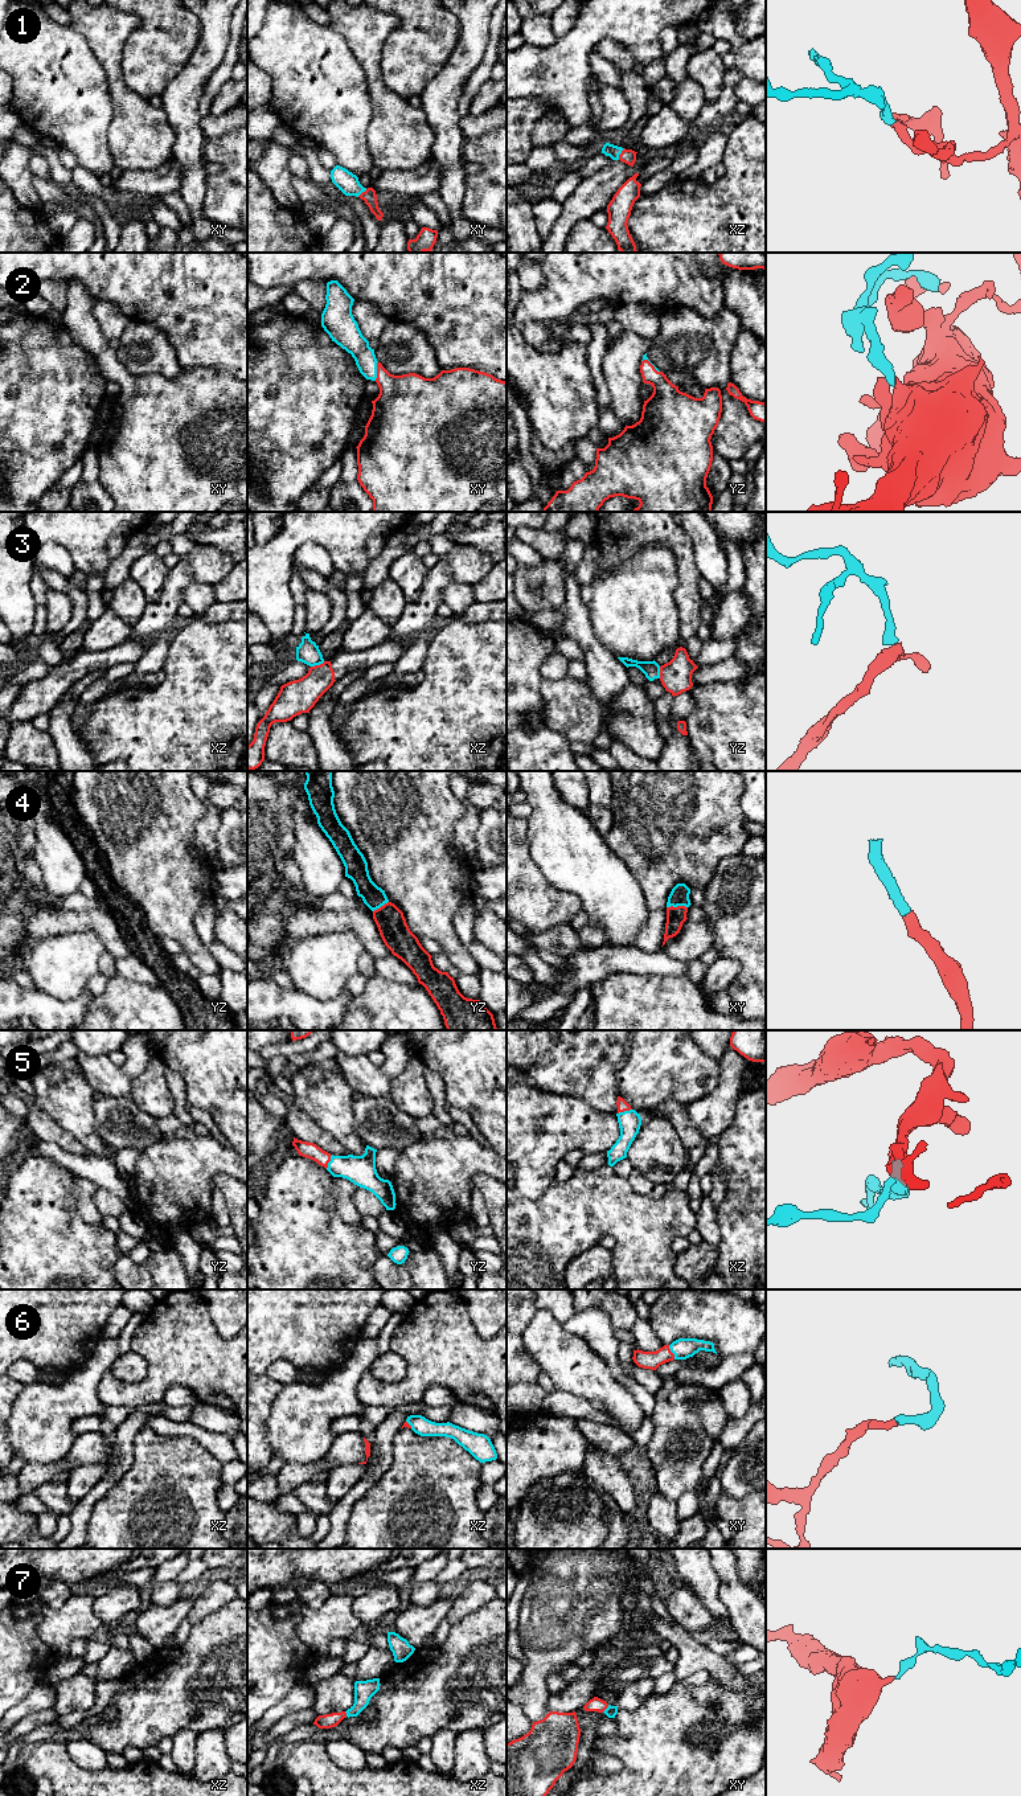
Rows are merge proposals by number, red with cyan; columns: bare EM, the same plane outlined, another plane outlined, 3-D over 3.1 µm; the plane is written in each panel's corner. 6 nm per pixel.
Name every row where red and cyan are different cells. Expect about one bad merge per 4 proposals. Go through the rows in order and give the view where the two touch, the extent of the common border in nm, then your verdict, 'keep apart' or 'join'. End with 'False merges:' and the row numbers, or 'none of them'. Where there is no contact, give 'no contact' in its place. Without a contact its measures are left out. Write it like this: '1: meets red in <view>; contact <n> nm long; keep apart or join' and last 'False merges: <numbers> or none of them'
1: meets red in xz; contact 80 nm long; join
2: meets red in xy; contact 120 nm long; join
3: meets red in xz; contact 90 nm long; keep apart
4: meets red in xy; contact 130 nm long; join
5: meets red in yz; contact 100 nm long; join
6: meets red in xy; contact 100 nm long; join
7: meets red in xy; contact 60 nm long; join
False merges: 3

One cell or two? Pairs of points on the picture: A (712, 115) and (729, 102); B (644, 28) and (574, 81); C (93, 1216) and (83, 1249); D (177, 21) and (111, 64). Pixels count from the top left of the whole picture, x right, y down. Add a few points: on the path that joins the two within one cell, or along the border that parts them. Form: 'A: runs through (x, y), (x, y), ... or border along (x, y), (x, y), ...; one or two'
A: runs through (716, 111), (725, 103); one
B: runs through (620, 28), (601, 28), (574, 57); one
C: border along (73, 1198), (77, 1214), (85, 1222), (102, 1224); two
D: border along (134, 28), (122, 54), (122, 77), (128, 87); two

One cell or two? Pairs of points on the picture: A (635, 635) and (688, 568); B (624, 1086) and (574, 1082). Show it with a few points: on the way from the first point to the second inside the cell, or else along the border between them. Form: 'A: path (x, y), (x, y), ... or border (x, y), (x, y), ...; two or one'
A: border (671, 552), (675, 560), (675, 603), (677, 614); two
B: border (620, 1067), (616, 1075), (616, 1095); two

